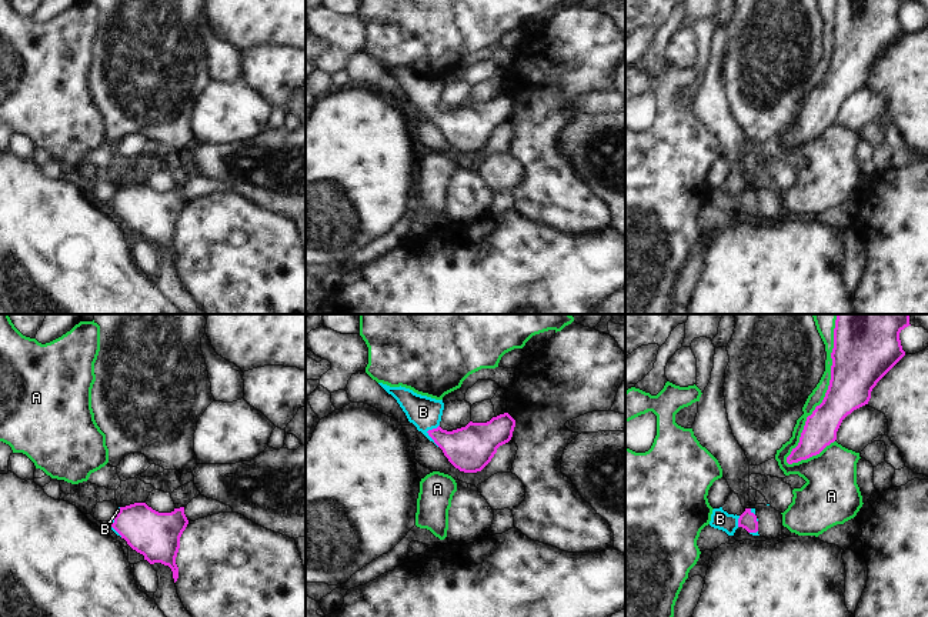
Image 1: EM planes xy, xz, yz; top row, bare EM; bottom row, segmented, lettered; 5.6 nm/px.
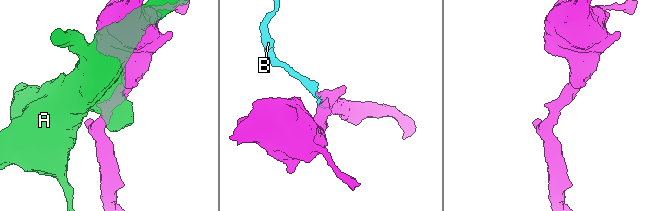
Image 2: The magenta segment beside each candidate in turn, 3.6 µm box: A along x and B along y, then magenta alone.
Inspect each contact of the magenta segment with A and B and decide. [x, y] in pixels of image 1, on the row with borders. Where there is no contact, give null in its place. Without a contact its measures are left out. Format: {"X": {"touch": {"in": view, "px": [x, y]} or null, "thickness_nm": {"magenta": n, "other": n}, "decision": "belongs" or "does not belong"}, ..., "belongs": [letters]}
{"A": {"touch": {"in": "yz", "px": [827, 390]}, "thickness_nm": {"magenta": 320, "other": 80}, "decision": "does not belong"}, "B": {"touch": {"in": "xz", "px": [427, 432]}, "thickness_nm": {"magenta": 240, "other": 180}, "decision": "belongs"}, "belongs": ["B"]}

